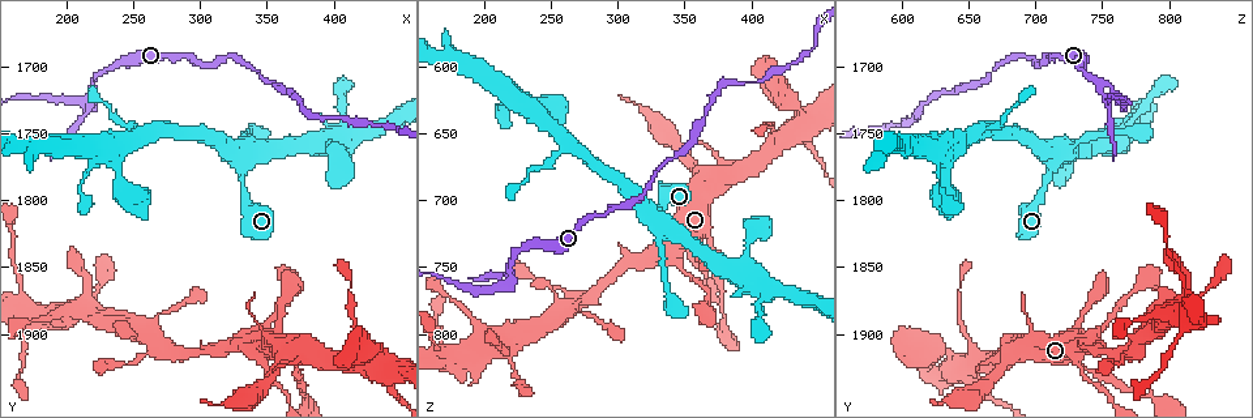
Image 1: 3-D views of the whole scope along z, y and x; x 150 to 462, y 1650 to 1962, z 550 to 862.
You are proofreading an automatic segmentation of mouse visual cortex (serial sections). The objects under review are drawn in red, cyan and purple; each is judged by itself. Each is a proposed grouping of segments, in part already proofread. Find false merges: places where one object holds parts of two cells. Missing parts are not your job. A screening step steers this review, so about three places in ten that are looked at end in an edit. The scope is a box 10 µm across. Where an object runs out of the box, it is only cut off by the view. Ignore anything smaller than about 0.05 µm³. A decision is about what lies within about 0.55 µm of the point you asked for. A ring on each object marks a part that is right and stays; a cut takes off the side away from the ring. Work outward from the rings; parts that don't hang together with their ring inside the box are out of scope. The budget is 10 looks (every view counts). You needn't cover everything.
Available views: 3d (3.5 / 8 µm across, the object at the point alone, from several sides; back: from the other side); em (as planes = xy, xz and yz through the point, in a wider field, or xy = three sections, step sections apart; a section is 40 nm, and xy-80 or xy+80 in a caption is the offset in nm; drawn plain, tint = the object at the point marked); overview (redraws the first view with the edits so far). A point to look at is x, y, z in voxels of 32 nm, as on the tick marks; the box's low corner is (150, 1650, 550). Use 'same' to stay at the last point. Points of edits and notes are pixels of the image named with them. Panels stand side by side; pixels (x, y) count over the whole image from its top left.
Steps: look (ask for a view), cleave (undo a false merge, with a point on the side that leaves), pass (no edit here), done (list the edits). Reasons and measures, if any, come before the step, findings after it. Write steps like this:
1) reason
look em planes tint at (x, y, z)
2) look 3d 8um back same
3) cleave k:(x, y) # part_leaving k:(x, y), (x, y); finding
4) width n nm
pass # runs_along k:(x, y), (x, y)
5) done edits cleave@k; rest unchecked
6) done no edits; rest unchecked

narrows sharply
look 3d 8um back at (372, 1926, 738)

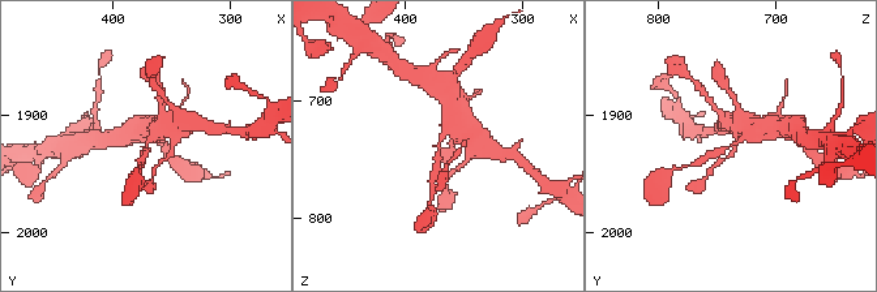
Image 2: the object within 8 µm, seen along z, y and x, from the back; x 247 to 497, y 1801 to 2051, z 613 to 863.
zoom in
look 3d 3.5um back same

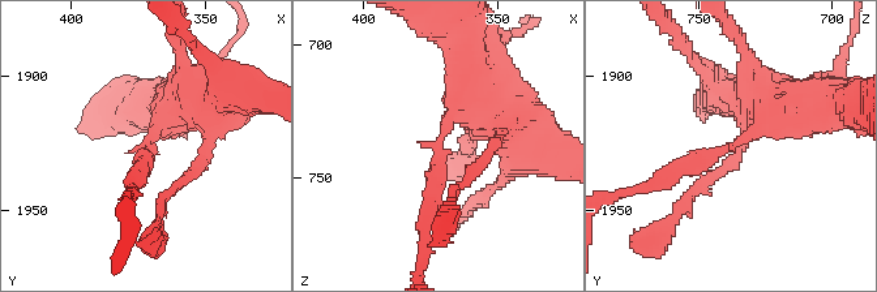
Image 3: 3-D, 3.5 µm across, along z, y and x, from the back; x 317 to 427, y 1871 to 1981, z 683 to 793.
look em xy step 1 tint at (371, 1928, 739)

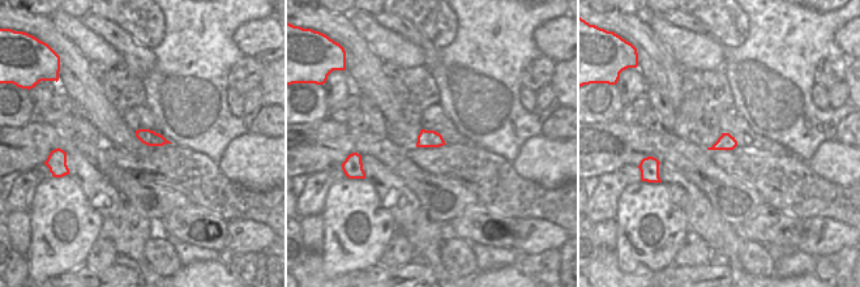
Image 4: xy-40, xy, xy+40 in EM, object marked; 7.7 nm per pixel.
arm_widths 200, 500 nm
cleave 3:(709, 160) # part_leaving 3:(747, 136), (640, 188); two cells meet here

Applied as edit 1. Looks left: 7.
look overview

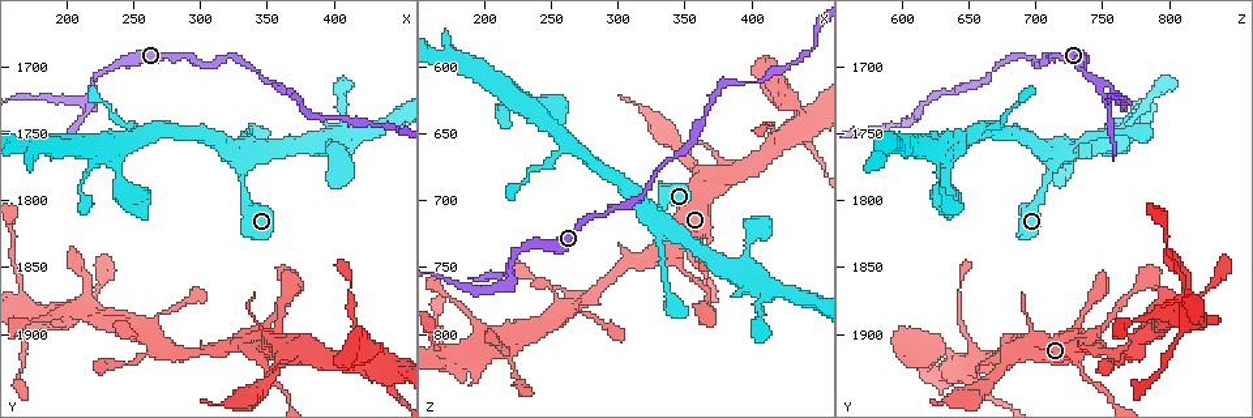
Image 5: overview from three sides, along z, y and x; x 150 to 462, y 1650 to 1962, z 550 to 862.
abrupt turn
look 3d 3.5um at (330, 1770, 712)

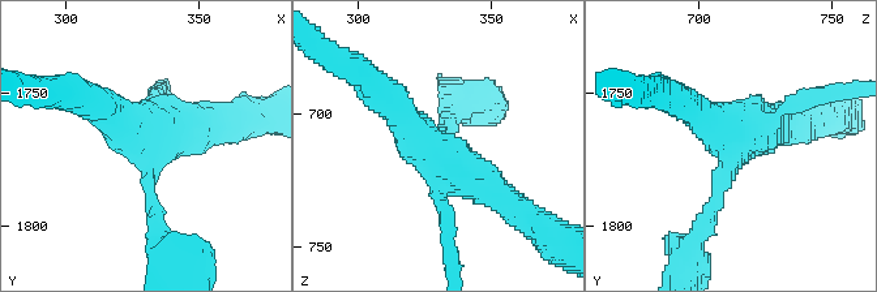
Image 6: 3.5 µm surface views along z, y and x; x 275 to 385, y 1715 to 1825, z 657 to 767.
pass # runs_along 6:(155, 223), (152, 151), (95, 103); one cell here

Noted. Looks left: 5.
look 3d 3.5um at (222, 1712, 750)

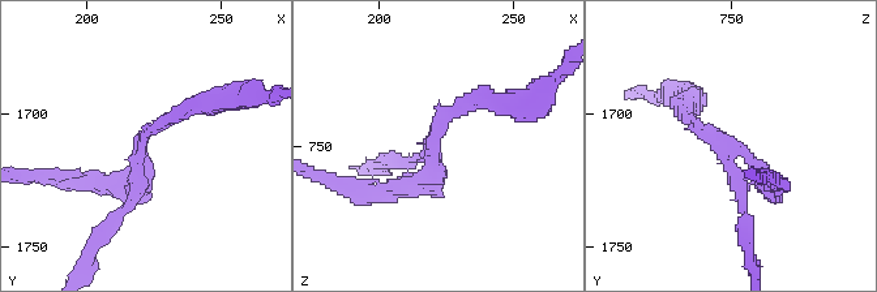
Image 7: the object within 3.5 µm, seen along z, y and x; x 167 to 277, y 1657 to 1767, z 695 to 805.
need the tissue
look em xy step 5 tint at (220, 1710, 750)

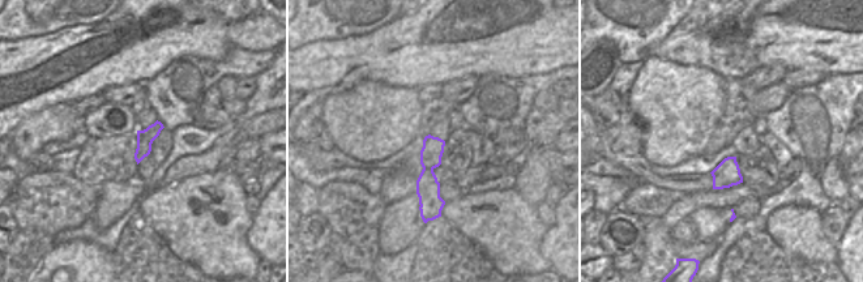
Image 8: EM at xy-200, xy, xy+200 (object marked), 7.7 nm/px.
cut it another way
look em xy step 3 tint same

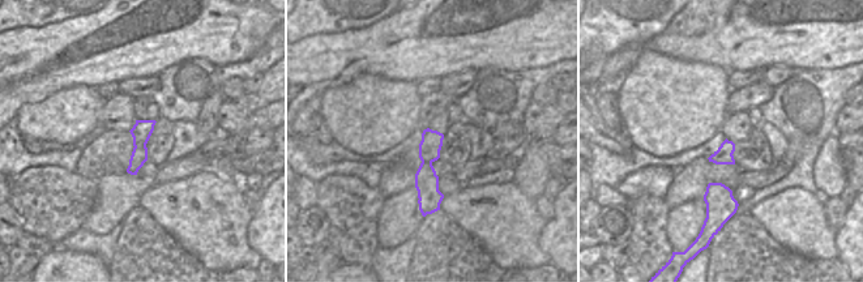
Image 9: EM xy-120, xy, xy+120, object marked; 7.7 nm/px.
cleave 7:(118, 222) # two cells meet here

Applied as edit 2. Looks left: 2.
three-way junction
look 3d 3.5um back at (362, 1914, 682)

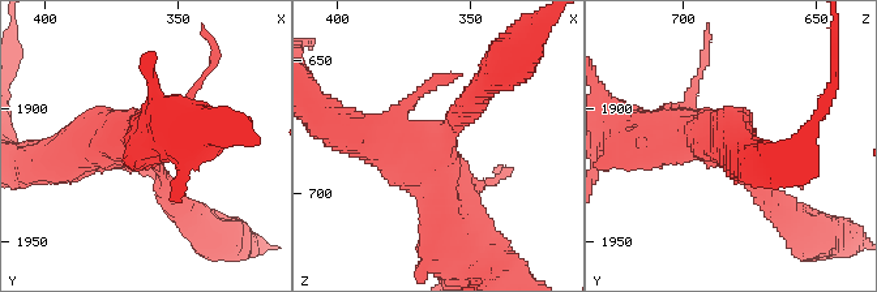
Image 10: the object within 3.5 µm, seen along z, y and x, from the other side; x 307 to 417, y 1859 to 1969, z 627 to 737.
need the tissue
look em planes tint same

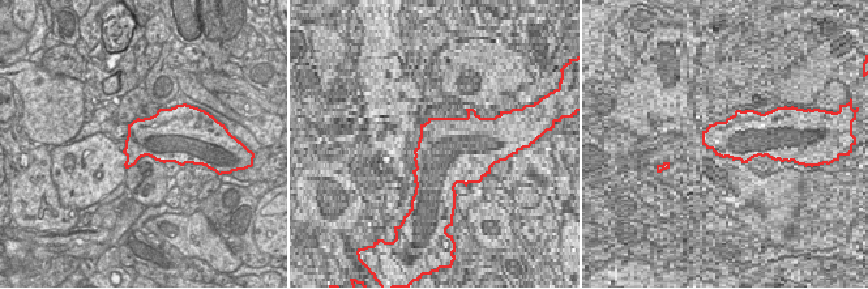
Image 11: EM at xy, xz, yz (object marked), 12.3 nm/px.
cleave 10:(174, 217) # part_leaving 10:(165, 180), (172, 204), (205, 232), (234, 236); two cells meet here

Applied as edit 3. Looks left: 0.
done edits cleave@3, cleave@7, cleave@10; rest unchecked

